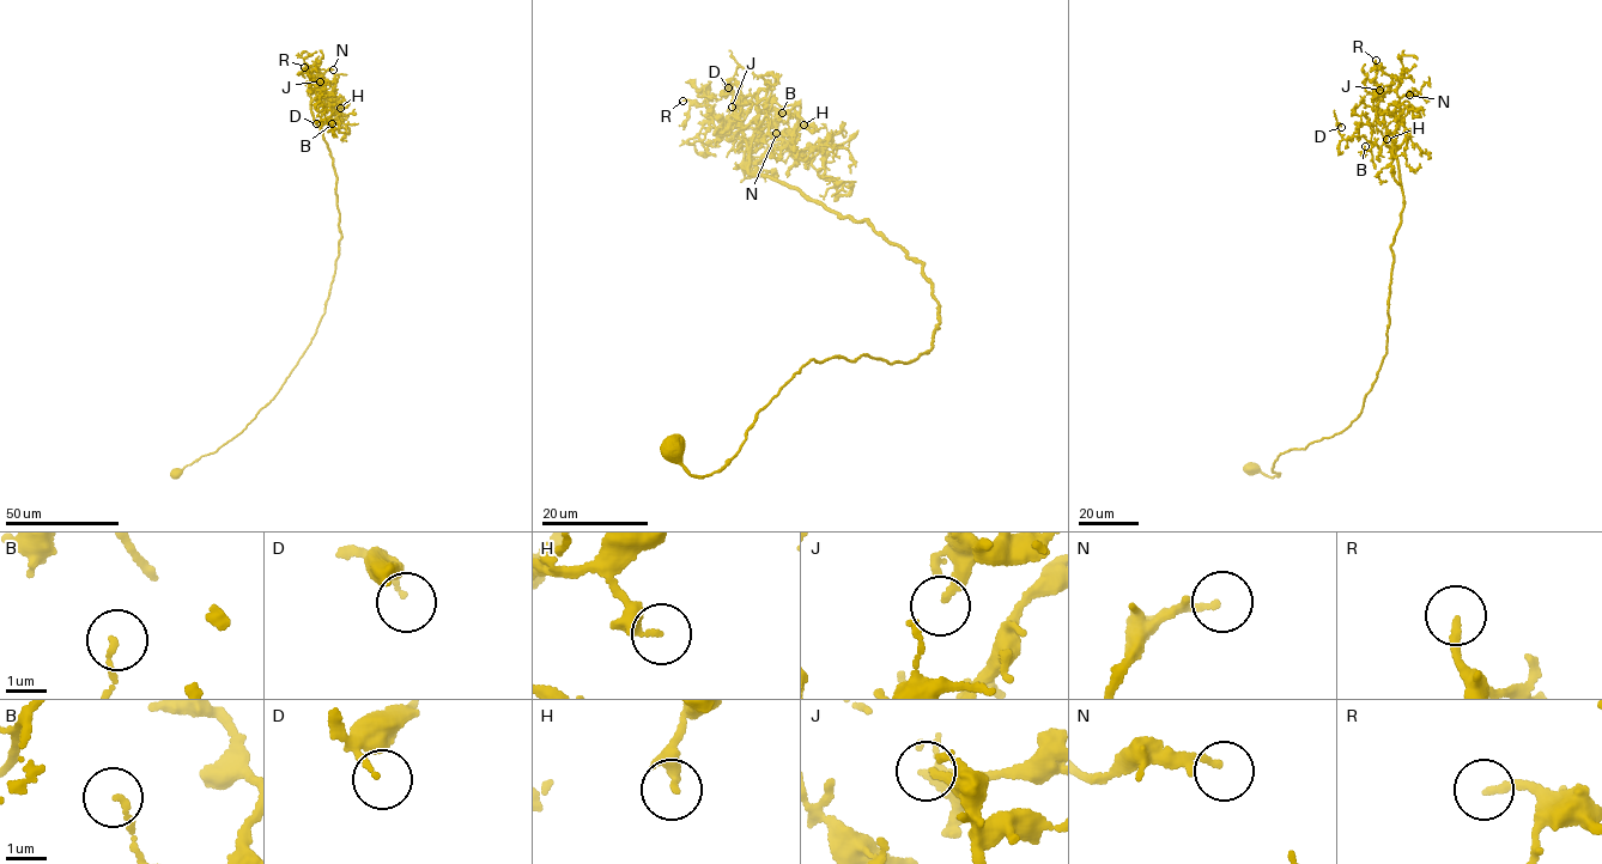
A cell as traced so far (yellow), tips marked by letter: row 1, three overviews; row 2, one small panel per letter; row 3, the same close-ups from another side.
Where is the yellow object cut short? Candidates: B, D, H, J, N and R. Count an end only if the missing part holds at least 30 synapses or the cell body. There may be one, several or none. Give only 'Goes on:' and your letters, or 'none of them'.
Goes on: R

